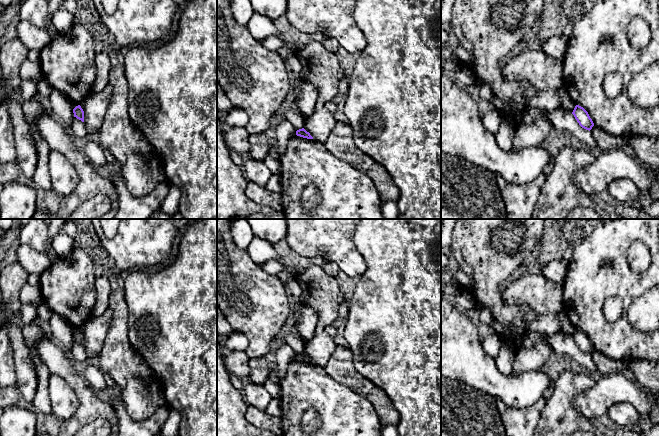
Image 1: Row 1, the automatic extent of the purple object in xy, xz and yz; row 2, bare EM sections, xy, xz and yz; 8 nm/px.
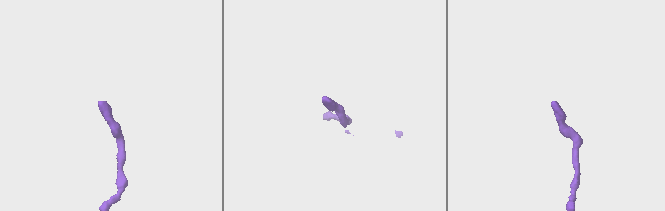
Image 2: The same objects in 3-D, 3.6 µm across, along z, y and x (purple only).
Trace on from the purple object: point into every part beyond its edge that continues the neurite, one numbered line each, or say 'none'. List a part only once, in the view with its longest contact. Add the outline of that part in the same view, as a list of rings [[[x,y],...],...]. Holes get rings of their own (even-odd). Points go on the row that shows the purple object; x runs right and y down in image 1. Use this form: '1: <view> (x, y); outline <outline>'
none

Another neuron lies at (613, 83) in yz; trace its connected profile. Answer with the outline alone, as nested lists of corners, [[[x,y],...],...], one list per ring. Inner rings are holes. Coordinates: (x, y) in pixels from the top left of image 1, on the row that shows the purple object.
[[[610,73],[604,78],[603,89],[610,98],[618,96],[623,88],[623,80],[620,74]]]

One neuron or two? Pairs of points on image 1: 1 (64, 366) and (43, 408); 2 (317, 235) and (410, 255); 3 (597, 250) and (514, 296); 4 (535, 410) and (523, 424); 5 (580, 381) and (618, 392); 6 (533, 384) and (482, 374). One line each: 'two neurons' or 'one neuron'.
1: two neurons
2: two neurons
3: two neurons
4: one neuron
5: two neurons
6: one neuron

